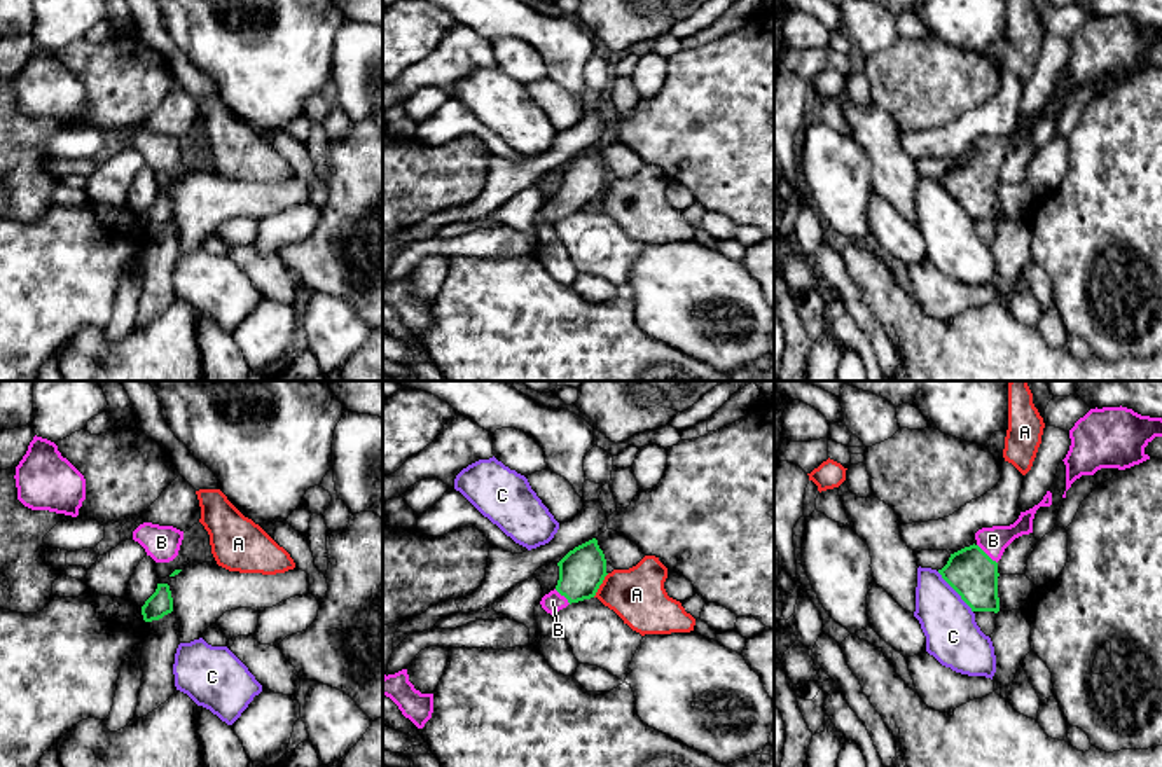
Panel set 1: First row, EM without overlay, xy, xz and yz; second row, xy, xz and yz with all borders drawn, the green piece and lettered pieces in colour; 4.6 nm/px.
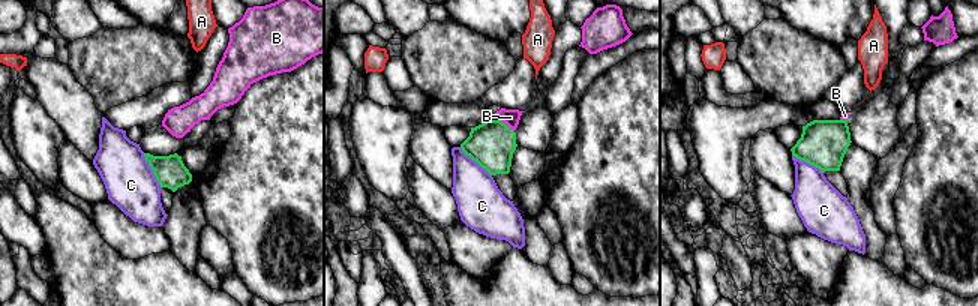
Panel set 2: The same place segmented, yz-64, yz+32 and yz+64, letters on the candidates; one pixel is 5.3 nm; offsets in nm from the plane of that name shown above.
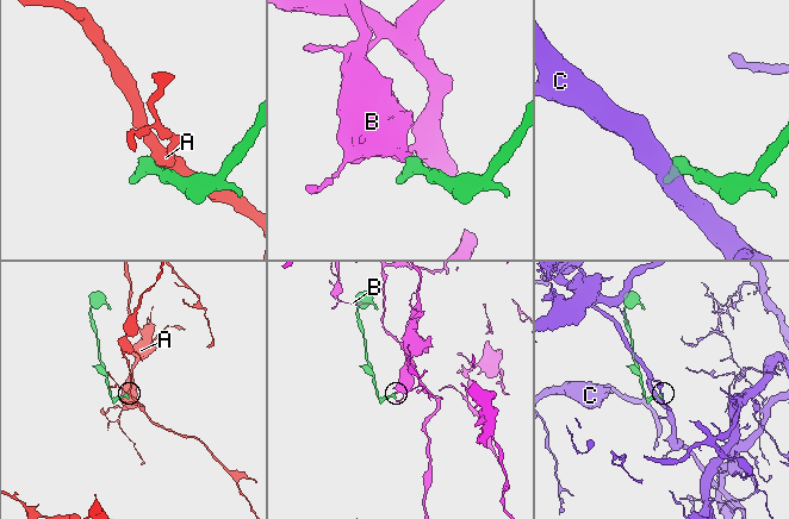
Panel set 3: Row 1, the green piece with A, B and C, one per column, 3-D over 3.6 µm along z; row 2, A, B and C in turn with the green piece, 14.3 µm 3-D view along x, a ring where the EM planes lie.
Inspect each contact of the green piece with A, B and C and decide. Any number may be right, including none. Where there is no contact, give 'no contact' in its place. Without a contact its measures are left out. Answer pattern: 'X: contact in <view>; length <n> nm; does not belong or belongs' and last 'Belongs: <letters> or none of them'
A: contact in xz; length 130 nm; does not belong
B: contact in yz; length 130 nm; belongs
C: contact in yz; length 260 nm; does not belong
Belongs: B

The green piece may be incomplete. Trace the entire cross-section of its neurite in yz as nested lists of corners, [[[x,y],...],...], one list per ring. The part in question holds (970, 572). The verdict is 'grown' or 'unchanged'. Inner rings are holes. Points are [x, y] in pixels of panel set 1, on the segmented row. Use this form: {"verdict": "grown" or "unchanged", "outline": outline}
{"verdict": "grown", "outline": [[[1047,491],[1043,500],[1033,508],[1020,512],[1013,524],[979,529],[975,533],[977,542],[951,554],[947,564],[938,570],[972,612],[999,612],[998,561],[1015,538],[1033,533],[1036,510],[1050,505],[1052,493]]]}

